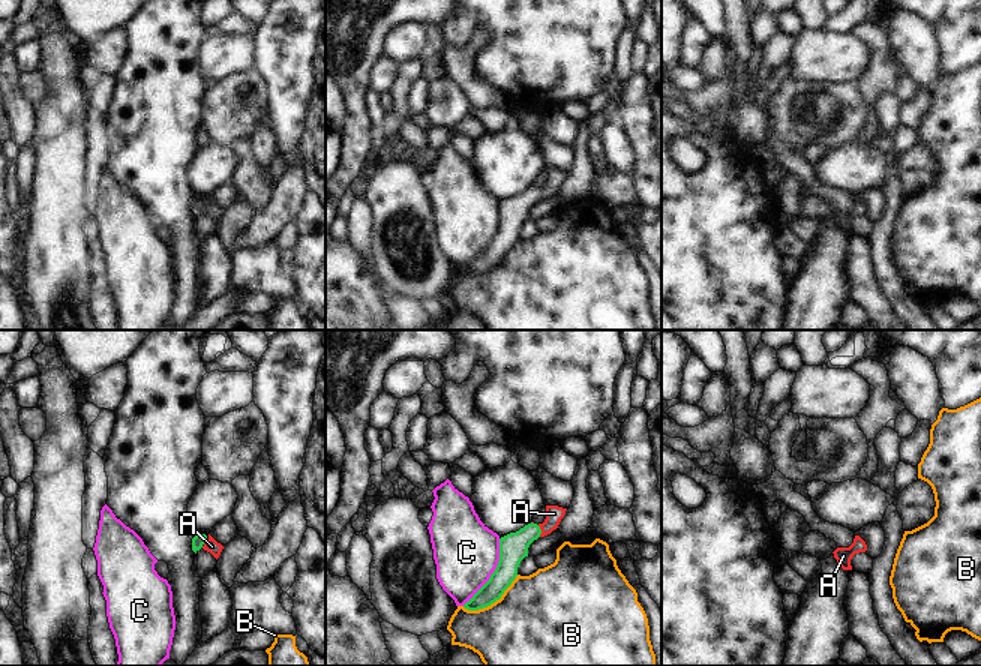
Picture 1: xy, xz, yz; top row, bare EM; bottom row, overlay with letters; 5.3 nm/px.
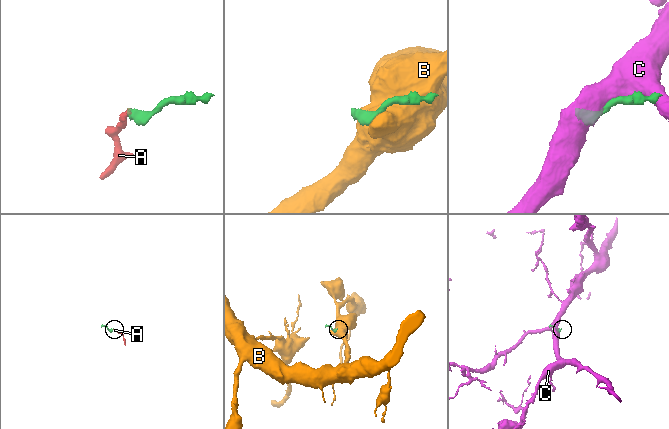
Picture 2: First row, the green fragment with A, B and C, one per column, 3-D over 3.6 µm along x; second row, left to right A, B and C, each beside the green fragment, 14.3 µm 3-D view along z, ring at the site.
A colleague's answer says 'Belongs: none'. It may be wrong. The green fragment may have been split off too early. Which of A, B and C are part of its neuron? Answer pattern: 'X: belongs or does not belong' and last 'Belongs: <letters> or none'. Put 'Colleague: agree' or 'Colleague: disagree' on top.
Colleague: disagree
A: belongs
B: does not belong
C: does not belong
Belongs: A

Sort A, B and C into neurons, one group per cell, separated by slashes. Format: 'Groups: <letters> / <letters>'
Groups: A / B / C

